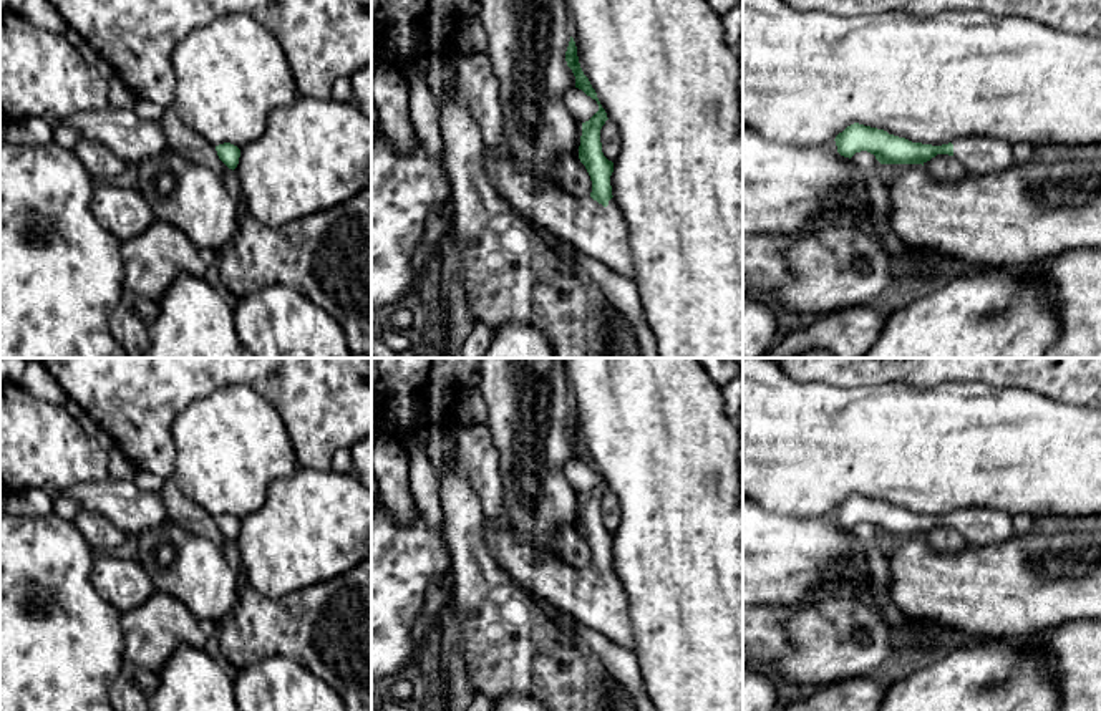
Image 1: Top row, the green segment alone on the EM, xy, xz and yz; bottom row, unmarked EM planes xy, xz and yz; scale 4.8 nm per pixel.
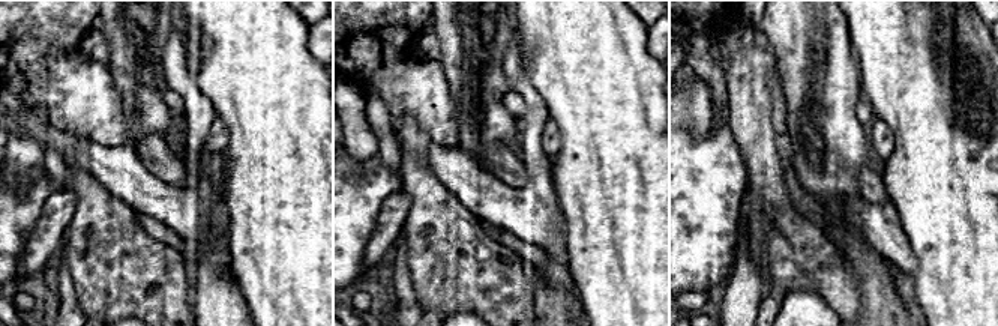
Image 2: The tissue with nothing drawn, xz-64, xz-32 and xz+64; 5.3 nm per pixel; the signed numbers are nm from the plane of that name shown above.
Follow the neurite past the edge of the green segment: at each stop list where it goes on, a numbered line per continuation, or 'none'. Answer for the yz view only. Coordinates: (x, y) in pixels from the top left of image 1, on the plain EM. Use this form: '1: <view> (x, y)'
1: yz (979, 526)

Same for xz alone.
1: xz (601, 604)

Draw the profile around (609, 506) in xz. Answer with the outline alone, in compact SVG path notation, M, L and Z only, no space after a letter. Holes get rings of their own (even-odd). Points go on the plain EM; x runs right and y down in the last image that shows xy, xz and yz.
M607 491L600 501L602 524L609 532L615 532L620 525L620 502L618 497Z

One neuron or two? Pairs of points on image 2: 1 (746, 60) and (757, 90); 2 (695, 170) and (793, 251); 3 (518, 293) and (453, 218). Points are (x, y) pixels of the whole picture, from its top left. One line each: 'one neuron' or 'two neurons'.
1: one neuron
2: two neurons
3: one neuron

